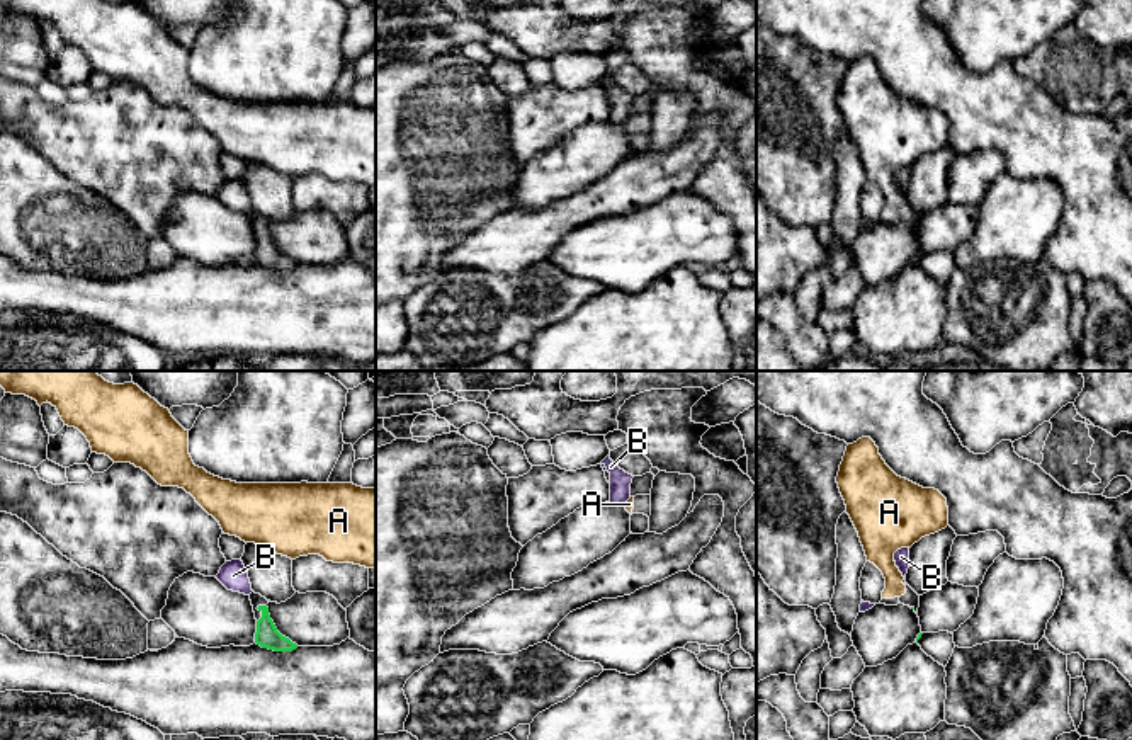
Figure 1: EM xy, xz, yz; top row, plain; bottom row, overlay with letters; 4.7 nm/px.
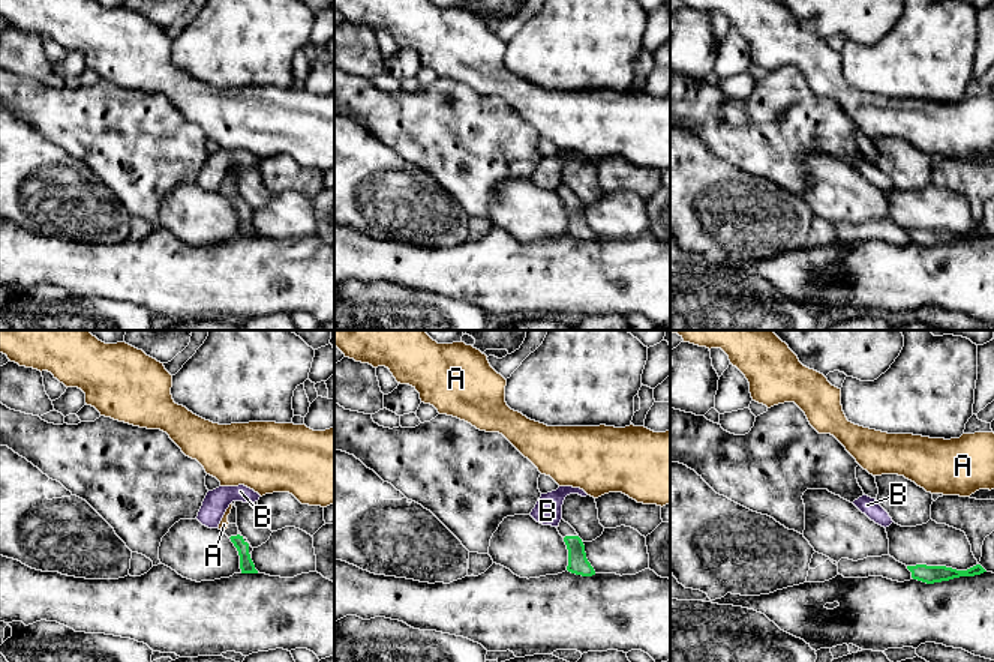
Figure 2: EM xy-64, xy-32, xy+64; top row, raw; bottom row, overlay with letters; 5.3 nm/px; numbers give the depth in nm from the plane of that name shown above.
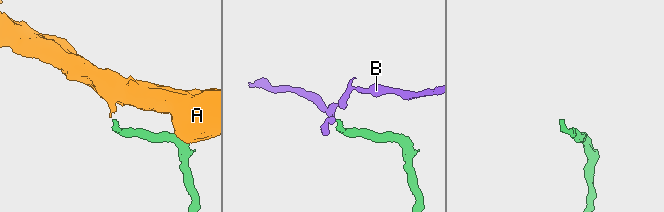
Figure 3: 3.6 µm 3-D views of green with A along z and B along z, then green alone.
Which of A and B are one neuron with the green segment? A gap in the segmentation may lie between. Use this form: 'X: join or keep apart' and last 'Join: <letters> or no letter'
A: join
B: keep apart
Join: A

